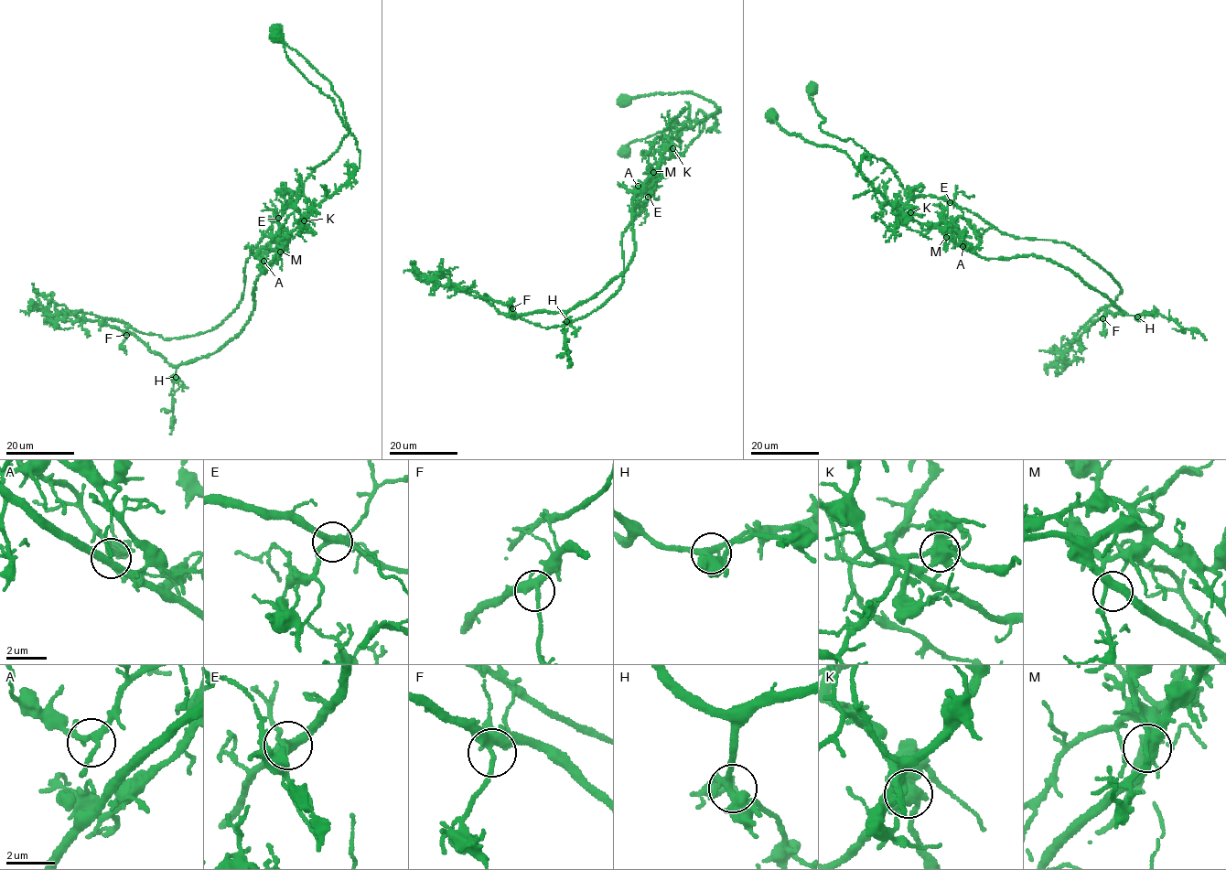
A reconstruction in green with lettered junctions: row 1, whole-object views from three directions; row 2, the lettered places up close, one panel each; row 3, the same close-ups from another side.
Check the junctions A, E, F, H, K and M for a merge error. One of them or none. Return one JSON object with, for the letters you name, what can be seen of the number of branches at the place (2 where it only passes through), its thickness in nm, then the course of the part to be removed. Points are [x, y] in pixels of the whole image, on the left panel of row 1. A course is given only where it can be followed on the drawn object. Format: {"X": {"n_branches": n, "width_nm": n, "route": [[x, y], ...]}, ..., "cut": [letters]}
{"K": {"n_branches": 5, "width_nm": 500, "route": [[304, 220], [288, 201], [246, 263], [241, 301], [205, 332], [164, 338], [52, 302], [55, 322], [44, 323]]}, "cut": ["K"]}

